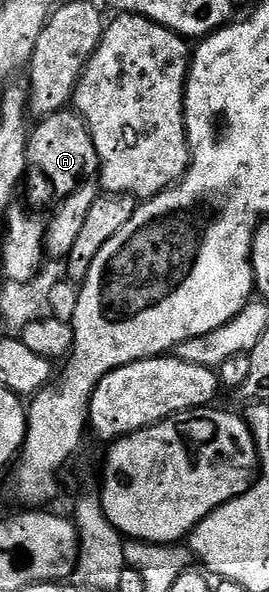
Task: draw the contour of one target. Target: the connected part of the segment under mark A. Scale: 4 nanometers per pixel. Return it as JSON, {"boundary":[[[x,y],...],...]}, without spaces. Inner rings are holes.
{"boundary":[[[65,109],[50,117],[39,120],[31,128],[28,136],[28,170],[22,180],[22,195],[28,198],[27,206],[55,208],[60,200],[65,199],[78,185],[89,182],[99,172],[100,162],[94,149],[94,141],[88,132],[88,123],[75,110]]]}

